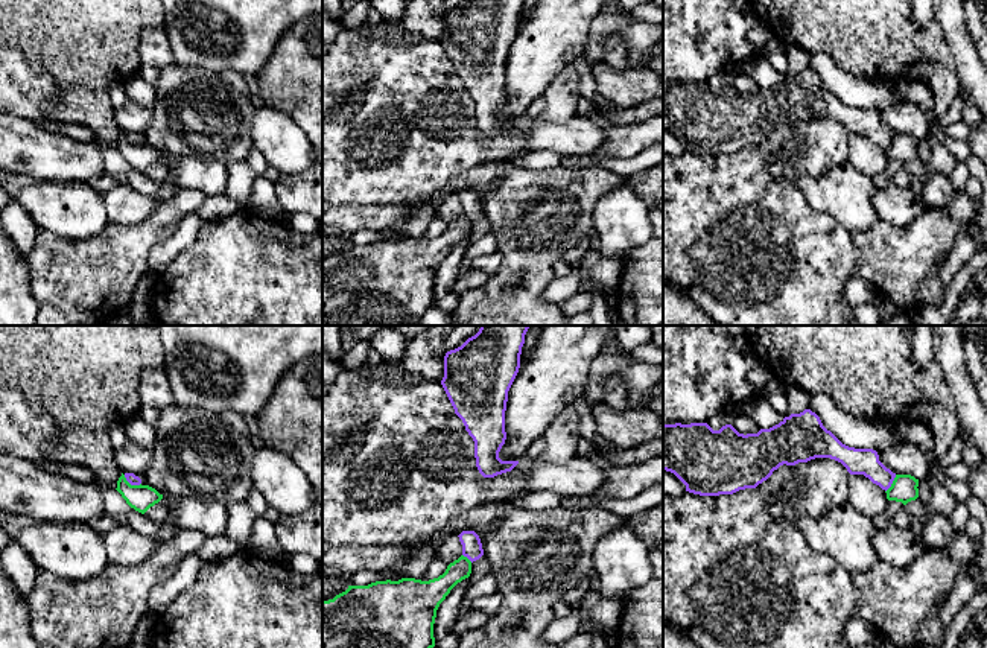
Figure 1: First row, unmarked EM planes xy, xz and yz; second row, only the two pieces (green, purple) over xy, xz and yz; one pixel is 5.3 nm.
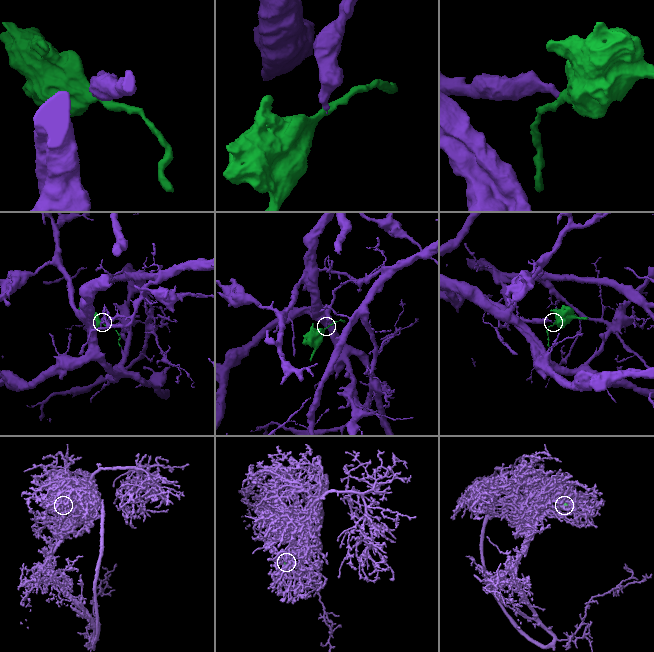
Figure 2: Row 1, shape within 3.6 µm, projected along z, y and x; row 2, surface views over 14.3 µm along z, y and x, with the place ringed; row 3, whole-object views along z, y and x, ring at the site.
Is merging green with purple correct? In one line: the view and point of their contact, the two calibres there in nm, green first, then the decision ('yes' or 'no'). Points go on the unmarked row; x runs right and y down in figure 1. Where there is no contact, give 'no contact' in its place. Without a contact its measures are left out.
meets green in xy at (130, 143); 140 nm thick on the green side, 60 nm on the other; no

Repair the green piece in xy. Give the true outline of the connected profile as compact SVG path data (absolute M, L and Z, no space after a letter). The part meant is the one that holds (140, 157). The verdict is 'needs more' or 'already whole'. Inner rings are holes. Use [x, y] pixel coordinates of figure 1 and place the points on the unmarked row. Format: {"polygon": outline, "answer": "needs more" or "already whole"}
{"polygon": "M123 132L117 140L116 149L122 154L131 167L141 173L144 173L151 166L163 158L163 154L149 145L131 145Z", "answer": "already whole"}

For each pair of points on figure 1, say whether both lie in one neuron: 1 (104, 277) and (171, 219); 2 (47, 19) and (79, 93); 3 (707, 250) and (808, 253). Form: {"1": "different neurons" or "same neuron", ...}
{"1": "same neuron", "2": "same neuron", "3": "same neuron"}

